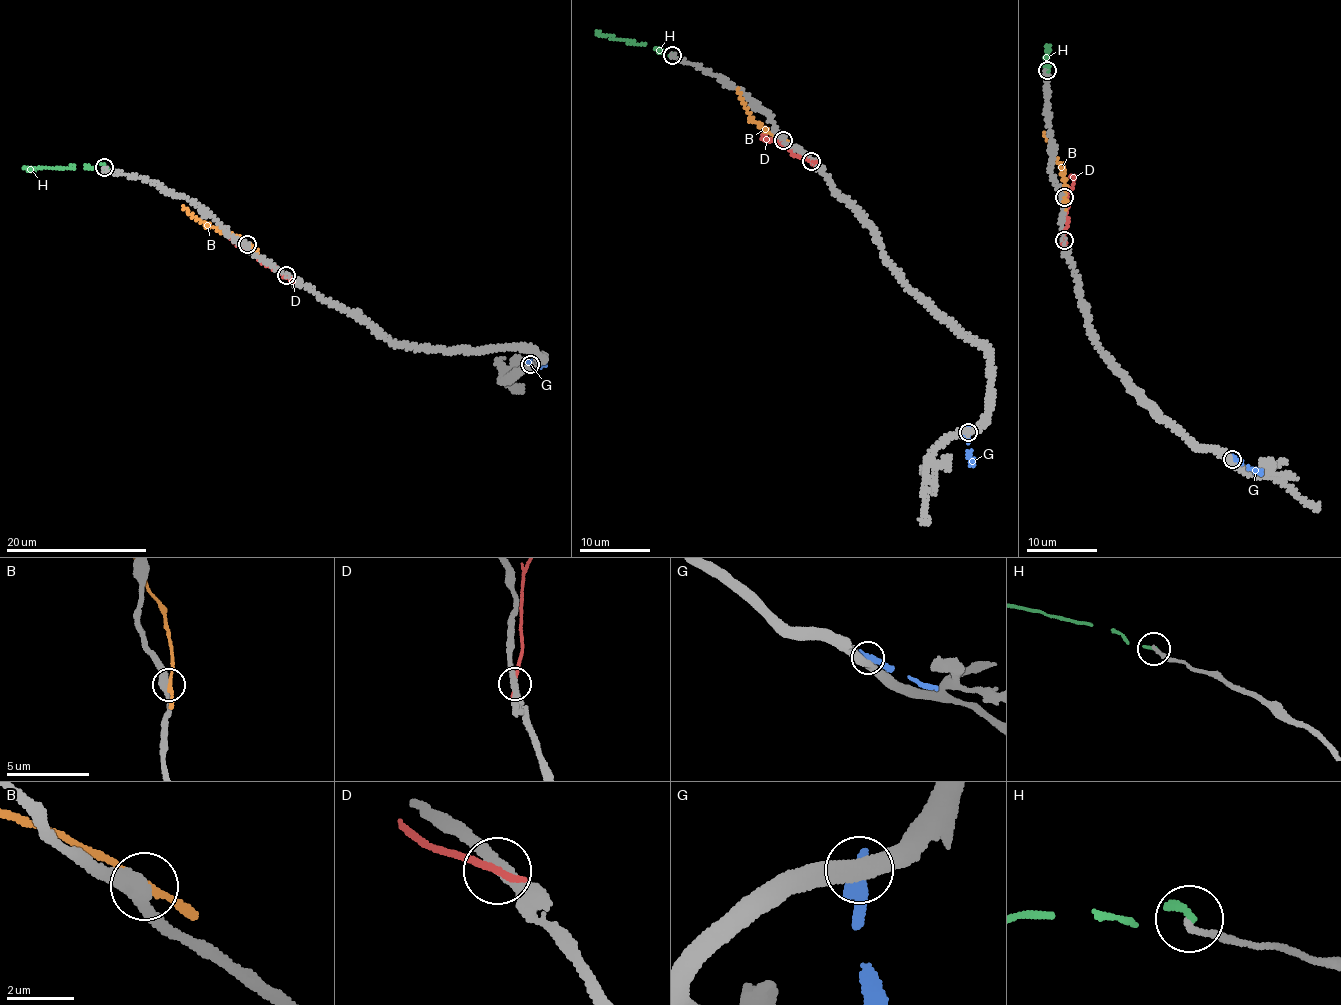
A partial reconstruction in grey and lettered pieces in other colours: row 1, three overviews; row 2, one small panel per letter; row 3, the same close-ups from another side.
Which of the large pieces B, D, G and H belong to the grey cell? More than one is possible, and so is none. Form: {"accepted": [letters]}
{"accepted": []}

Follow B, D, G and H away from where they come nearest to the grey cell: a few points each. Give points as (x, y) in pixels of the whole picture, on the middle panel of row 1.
B: (783, 139), (754, 123), (737, 87)
D: (811, 161), (794, 156), (762, 135)
G: (968, 433), (967, 442), (975, 466)
H: (673, 56), (660, 54), (646, 45), (598, 35), (595, 31)

